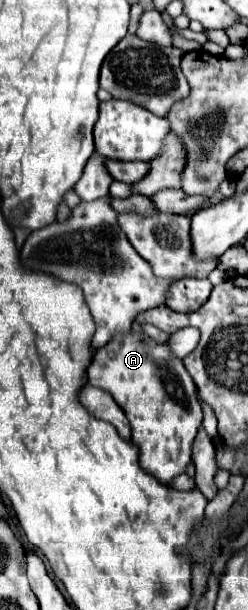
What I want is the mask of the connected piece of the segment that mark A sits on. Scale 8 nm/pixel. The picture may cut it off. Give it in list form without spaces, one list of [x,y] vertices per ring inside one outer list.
[[[128,331],[128,333],[114,333],[114,337],[94,353],[94,361],[88,369],[88,383],[108,391],[114,401],[126,413],[132,425],[132,443],[138,447],[140,467],[156,477],[160,483],[168,485],[176,475],[184,473],[190,459],[192,459],[192,441],[202,425],[202,407],[196,397],[196,383],[188,375],[182,365],[182,359],[174,357],[168,343],[158,343],[148,339],[144,333]]]

